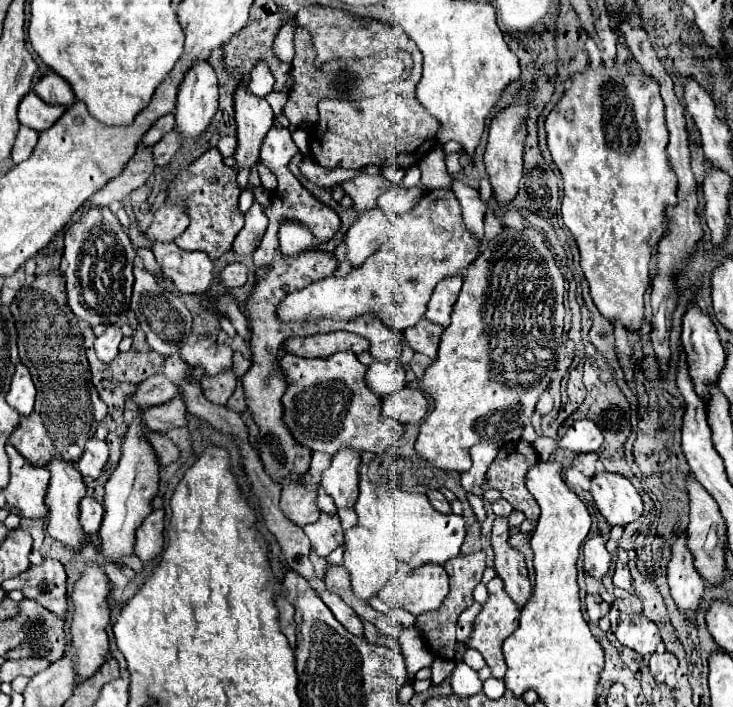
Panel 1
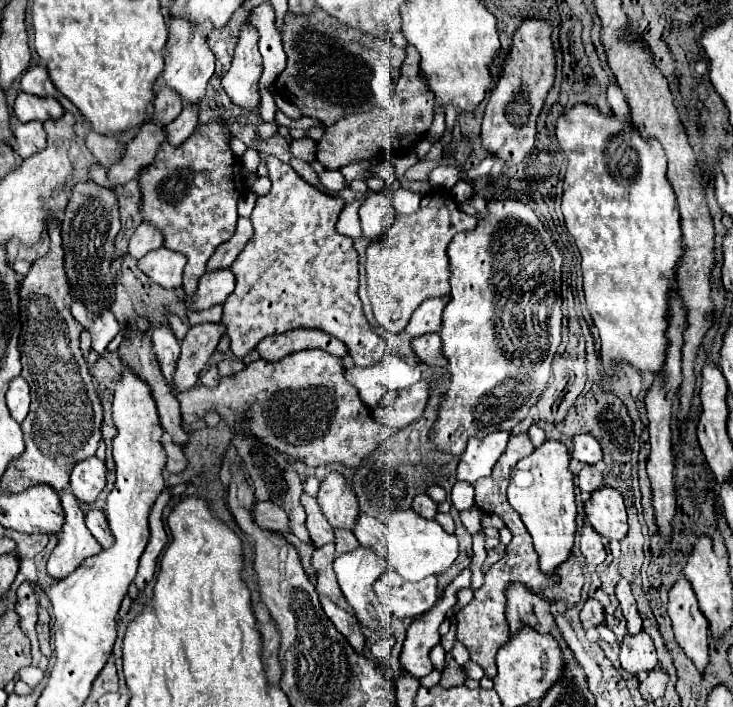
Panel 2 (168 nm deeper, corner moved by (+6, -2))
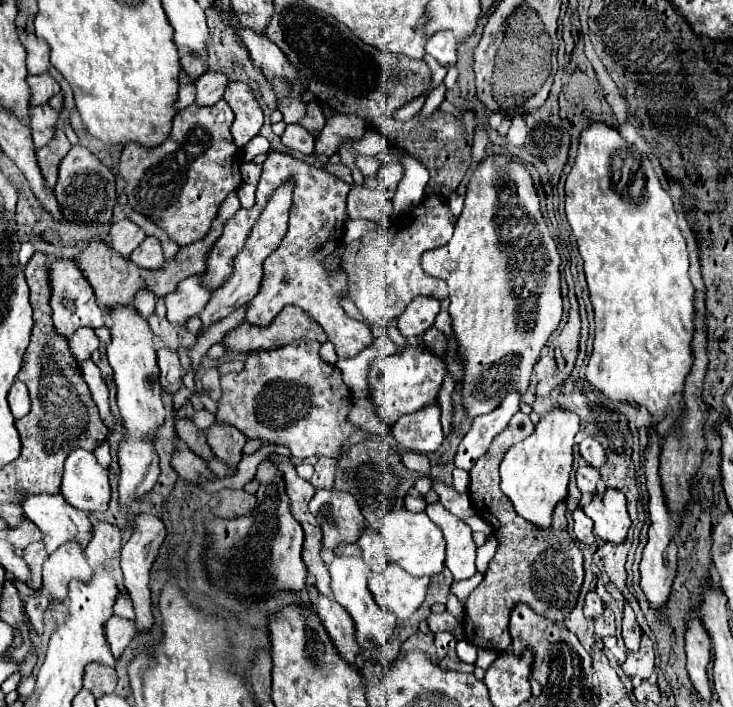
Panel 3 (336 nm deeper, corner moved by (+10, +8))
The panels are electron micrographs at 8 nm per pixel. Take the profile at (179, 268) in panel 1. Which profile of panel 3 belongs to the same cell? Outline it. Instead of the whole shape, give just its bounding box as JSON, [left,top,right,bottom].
[130,236,164,270]

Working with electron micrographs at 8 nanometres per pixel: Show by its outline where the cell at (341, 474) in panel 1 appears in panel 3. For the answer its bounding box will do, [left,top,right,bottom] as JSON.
[310,488,366,550]

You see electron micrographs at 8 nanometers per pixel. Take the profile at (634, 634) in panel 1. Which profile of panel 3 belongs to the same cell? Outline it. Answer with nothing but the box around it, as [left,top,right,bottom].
[622,634,654,680]

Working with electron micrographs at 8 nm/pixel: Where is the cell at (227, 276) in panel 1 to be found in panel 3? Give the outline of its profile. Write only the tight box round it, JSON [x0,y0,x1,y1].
[166,274,214,324]

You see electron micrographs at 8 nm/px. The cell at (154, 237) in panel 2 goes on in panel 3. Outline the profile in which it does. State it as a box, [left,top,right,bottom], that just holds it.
[110,218,146,256]

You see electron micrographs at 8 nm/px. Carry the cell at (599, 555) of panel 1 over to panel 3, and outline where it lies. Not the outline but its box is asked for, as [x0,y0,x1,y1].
[574,506,596,546]

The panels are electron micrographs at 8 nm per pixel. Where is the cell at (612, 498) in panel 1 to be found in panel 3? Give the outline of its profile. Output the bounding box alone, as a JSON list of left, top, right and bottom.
[584,488,630,542]

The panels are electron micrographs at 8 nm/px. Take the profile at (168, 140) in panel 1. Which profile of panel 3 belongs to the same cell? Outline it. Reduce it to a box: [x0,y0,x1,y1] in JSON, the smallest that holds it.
[196,74,228,106]

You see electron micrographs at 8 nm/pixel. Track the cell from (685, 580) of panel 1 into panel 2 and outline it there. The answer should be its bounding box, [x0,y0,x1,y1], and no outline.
[668,576,708,674]

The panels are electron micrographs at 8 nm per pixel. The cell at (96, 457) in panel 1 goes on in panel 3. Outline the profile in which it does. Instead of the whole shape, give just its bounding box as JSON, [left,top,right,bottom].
[60,448,110,512]

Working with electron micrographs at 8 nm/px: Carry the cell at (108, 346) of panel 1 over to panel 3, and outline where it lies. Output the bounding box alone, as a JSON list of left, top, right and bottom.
[52,260,106,338]

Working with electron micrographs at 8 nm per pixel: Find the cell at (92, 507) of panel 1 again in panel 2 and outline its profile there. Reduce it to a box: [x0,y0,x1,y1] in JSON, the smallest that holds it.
[86,510,114,548]

